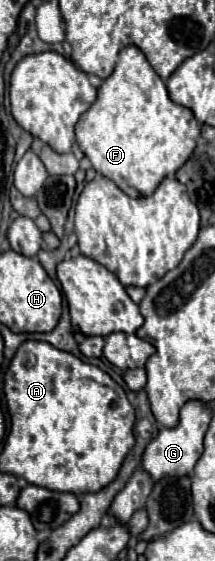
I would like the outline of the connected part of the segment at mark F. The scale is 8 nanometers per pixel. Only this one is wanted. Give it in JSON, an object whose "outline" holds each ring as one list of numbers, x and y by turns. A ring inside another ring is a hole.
{"outline":[[123,47,119,63,99,87,95,103,79,117,75,137,95,171,117,183,129,197,147,197,191,157,199,127,191,109,169,99,165,83,145,55,137,47]]}

